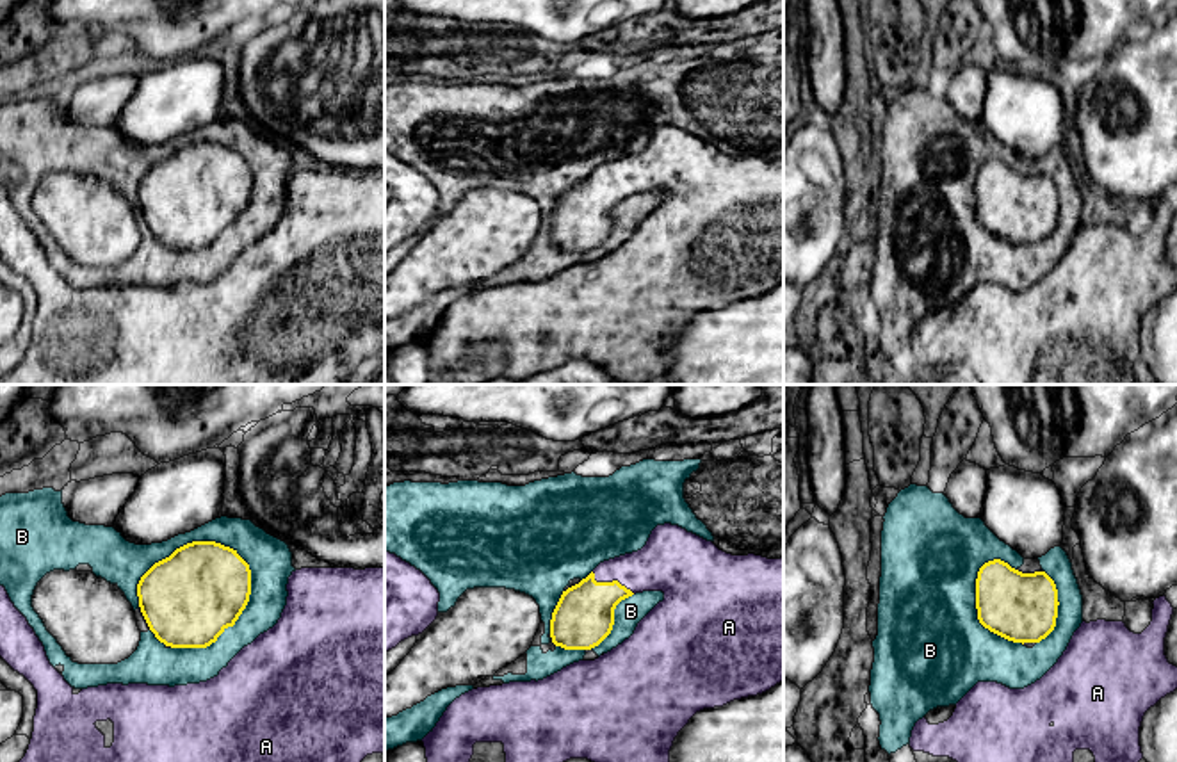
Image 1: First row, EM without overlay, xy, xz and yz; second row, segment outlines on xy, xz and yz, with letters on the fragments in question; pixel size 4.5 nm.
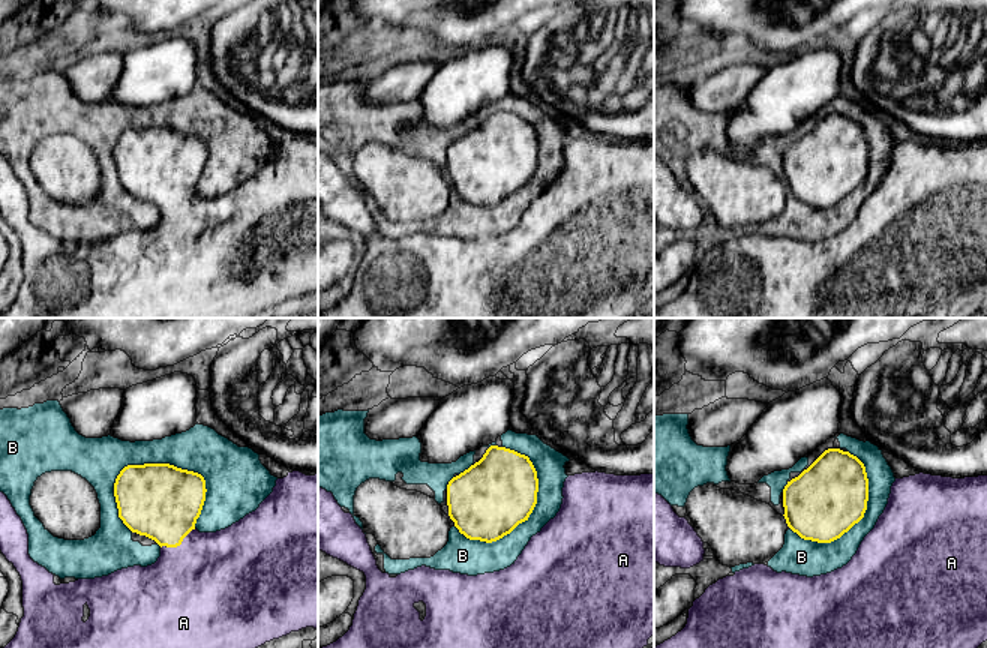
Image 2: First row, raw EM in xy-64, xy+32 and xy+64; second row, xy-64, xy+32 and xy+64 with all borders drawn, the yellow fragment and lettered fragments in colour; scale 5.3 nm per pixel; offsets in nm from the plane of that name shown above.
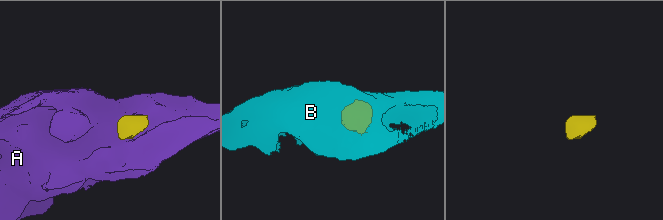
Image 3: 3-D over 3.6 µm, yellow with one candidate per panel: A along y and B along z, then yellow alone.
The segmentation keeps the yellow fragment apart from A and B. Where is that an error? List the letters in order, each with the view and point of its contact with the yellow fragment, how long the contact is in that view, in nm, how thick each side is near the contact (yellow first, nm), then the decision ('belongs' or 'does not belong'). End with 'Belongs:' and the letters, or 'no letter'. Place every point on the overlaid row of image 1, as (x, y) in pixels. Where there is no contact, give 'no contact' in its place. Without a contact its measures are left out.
A: meets yellow in xz at (613, 581); contact 220 nm long; 280 nm thick on the yellow side, 240 nm on the other; belongs
B: meets yellow in xy at (237, 618); contact 550 nm long; 420 nm thick on the yellow side, 180 nm on the other; does not belong
Belongs: A

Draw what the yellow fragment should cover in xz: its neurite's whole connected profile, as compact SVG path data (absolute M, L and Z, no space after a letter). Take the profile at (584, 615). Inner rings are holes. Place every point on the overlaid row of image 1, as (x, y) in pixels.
M671 523L657 525L641 550L600 563L586 579L563 591L550 620L552 643L564 650L591 650L598 646L613 630L616 605L643 591L662 591L664 600L637 623L629 639L611 652L595 661L573 662L538 682L509 682L502 685L477 687L456 698L436 726L422 739L427 762L470 762L475 742L502 742L506 762L566 762L570 758L588 758L591 762L670 762L670 750L675 737L696 712L762 694L783 682L783 559L767 559L755 554L732 555L719 550L712 541Z

